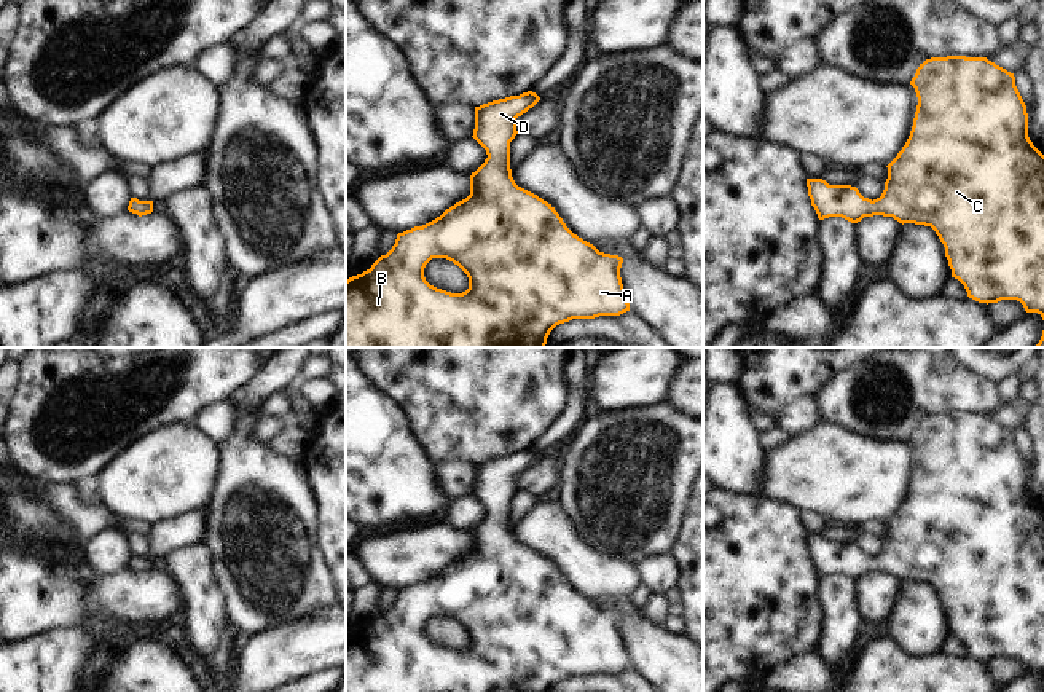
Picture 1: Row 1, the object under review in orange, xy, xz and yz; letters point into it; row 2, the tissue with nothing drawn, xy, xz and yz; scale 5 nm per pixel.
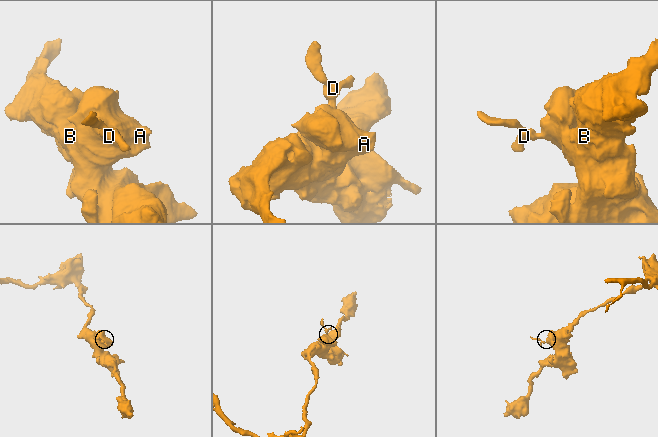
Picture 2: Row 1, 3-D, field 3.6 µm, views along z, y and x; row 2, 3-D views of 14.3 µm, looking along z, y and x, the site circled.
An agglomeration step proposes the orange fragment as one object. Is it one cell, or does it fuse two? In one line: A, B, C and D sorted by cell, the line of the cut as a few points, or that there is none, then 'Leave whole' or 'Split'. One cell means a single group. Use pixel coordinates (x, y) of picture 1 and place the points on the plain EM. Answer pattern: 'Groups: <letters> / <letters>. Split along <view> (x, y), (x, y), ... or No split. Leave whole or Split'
Groups: A B C D. No split. Leave whole.

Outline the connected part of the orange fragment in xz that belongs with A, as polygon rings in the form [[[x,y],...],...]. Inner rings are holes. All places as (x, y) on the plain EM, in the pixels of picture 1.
[[[528,448],[520,453],[510,453],[475,464],[475,486],[472,494],[486,507],[488,515],[470,533],[470,552],[446,566],[435,577],[422,584],[414,584],[411,587],[398,590],[395,601],[386,612],[381,612],[370,627],[346,638],[346,692],[550,692],[550,689],[556,682],[569,679],[572,676],[620,673],[630,668],[630,660],[626,657],[620,635],[623,615],[618,612],[599,609],[593,601],[574,592],[551,561],[548,561],[537,552],[518,544],[512,534],[510,499],[518,491],[516,475],[532,466],[539,458],[540,454],[536,450]],[[432,615],[446,615],[457,622],[469,635],[469,646],[462,651],[451,651],[430,643],[424,635],[424,625]]]

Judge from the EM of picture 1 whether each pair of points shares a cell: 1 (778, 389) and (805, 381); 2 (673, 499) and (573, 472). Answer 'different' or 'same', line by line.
1: same
2: same

